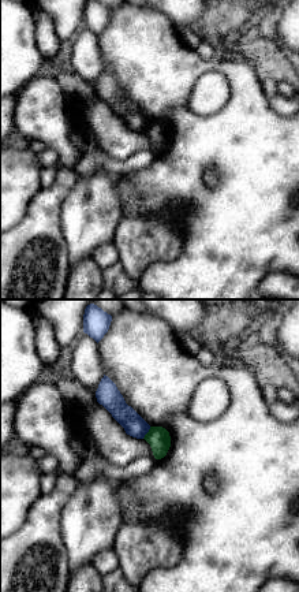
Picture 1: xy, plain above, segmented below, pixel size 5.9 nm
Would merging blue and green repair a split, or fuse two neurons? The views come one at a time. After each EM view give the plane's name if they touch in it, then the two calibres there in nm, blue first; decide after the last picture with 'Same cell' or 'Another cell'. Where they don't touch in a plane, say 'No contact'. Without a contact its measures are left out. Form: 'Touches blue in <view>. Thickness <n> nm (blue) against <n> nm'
Touches blue in xy. Thickness 130 nm (blue) against 130 nm

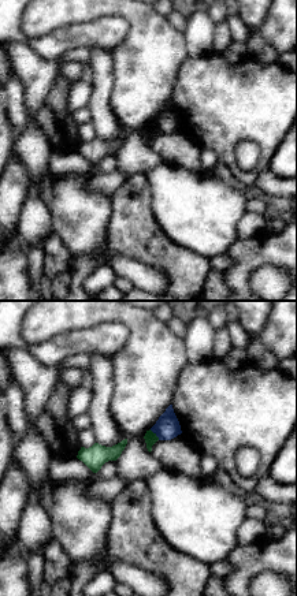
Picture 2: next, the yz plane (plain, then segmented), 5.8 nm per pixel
Touches blue in yz. Thickness 150 nm (blue) against 70 nm

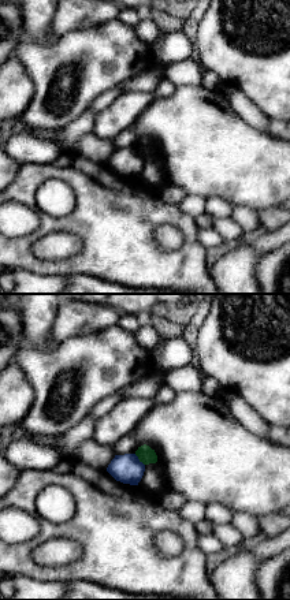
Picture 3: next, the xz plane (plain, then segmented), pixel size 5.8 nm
Touches blue in xz. Thickness 170 nm (blue) against 100 nm

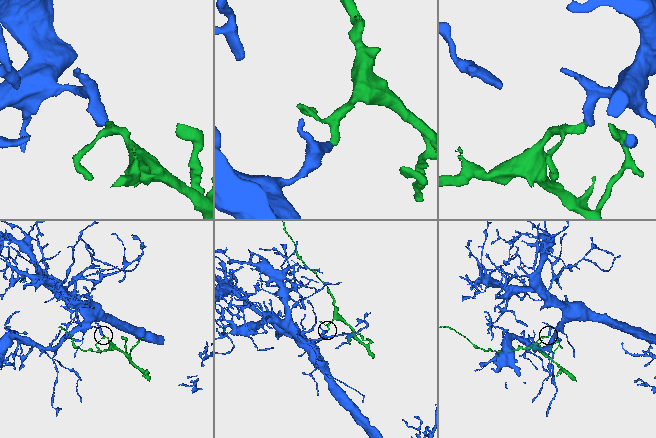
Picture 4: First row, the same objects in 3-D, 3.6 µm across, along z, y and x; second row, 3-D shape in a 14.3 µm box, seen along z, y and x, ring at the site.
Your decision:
Another cell

